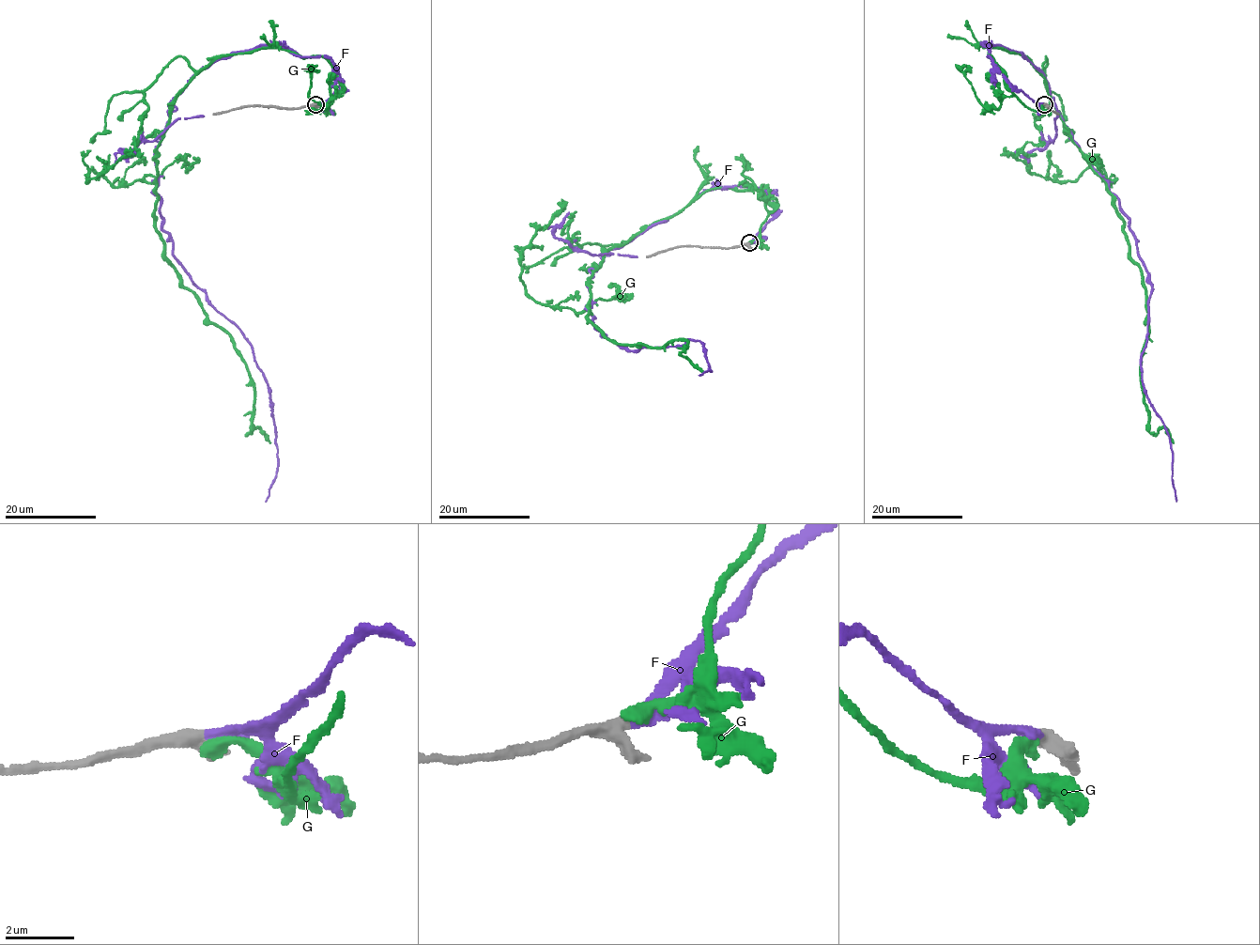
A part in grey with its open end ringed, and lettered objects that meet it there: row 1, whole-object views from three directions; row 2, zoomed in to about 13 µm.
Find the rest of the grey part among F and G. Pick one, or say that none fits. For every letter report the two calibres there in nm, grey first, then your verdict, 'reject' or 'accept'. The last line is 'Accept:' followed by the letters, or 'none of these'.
F: 360/380 nm | accept
G: 360/420 nm | reject
Accept: F

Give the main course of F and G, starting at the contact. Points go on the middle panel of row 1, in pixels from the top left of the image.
F: (748, 243), (771, 196), (705, 191), (588, 284), (595, 329), (630, 350), (700, 342), (699, 375)
G: (749, 243), (769, 201), (705, 191), (590, 278), (588, 320), (609, 340), (683, 339), (704, 372)

